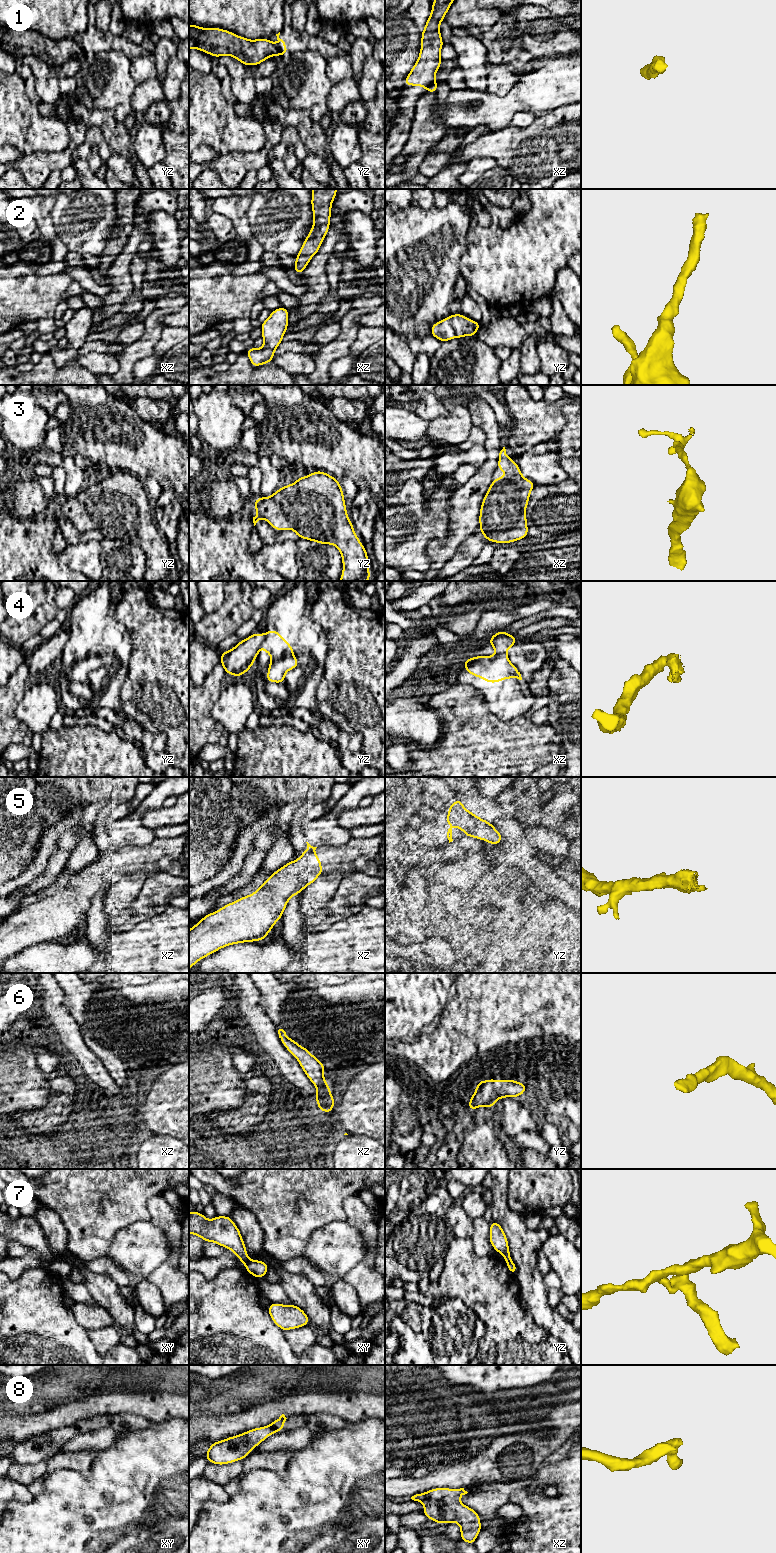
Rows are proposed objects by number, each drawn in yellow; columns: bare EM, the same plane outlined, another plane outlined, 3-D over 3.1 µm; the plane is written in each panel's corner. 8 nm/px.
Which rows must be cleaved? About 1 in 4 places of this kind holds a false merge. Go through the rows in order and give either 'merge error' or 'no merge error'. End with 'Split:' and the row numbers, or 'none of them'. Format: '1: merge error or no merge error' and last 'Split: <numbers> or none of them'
1: merge error
2: no merge error
3: no merge error
4: merge error
5: no merge error
6: no merge error
7: merge error
8: no merge error
Split: 1, 4, 7

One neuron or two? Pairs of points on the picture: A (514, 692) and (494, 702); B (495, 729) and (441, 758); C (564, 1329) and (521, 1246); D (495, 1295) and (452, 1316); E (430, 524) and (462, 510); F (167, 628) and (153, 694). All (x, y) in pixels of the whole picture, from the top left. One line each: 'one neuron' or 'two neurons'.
A: one neuron
B: one neuron
C: one neuron
D: two neurons
E: two neurons
F: one neuron

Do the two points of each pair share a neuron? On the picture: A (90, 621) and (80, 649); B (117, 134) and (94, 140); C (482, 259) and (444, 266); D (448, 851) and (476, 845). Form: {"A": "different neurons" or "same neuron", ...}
{"A": "same neuron", "B": "different neurons", "C": "different neurons", "D": "different neurons"}

